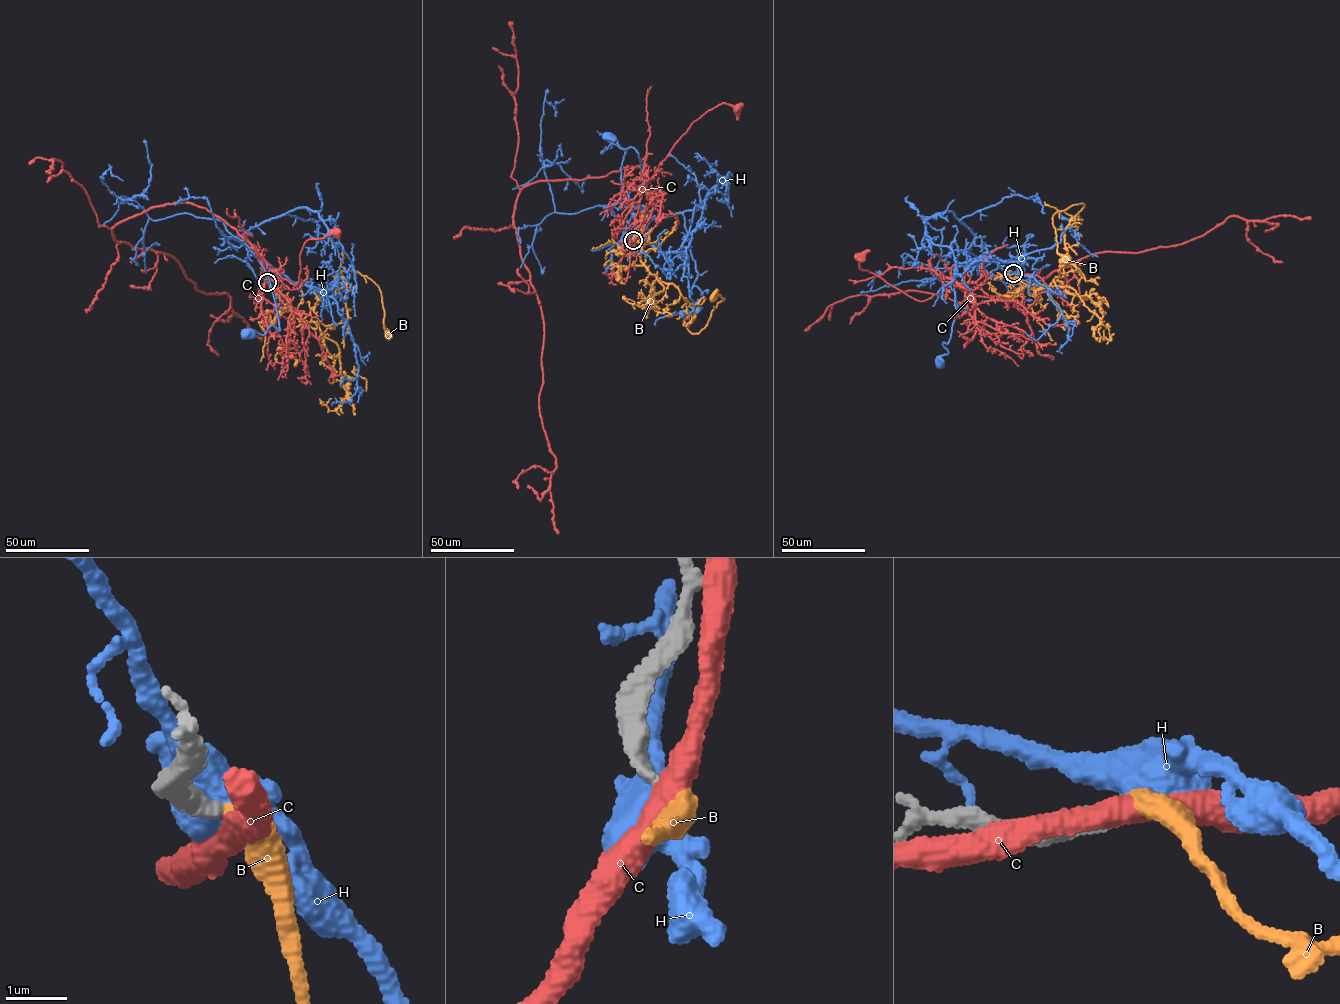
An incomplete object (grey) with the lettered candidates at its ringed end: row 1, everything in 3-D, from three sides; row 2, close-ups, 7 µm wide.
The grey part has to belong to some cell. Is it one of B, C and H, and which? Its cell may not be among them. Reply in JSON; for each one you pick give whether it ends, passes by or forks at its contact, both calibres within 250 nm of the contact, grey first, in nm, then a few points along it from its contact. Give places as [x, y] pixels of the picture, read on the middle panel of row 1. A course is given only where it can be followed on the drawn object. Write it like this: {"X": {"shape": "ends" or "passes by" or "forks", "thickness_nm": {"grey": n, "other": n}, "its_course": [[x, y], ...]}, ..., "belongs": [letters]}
{"B": {"shape": "ends", "thickness_nm": {"grey": 280, "other": 280}, "its_course": [[633, 240], [641, 245], [648, 270], [693, 306], [691, 332], [706, 326], [724, 298], [715, 291], [714, 297]]}, "belongs": ["B"]}

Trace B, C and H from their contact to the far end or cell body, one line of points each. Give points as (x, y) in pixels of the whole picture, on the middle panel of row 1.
B: (633, 240), (641, 245), (648, 270), (693, 306), (691, 332), (706, 326), (724, 298), (715, 291), (714, 297)
C: (633, 240), (635, 216), (643, 188), (676, 142), (693, 121), (719, 104), (725, 103), (738, 108)
H: (632, 240), (633, 232), (639, 229), (629, 193), (645, 179), (637, 152), (621, 148), (614, 137), (607, 136)

